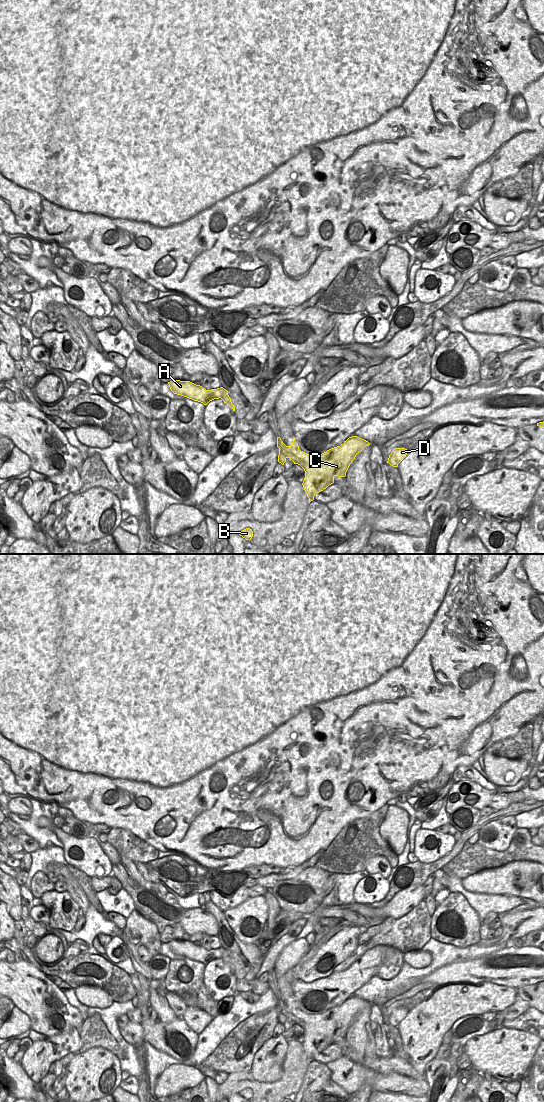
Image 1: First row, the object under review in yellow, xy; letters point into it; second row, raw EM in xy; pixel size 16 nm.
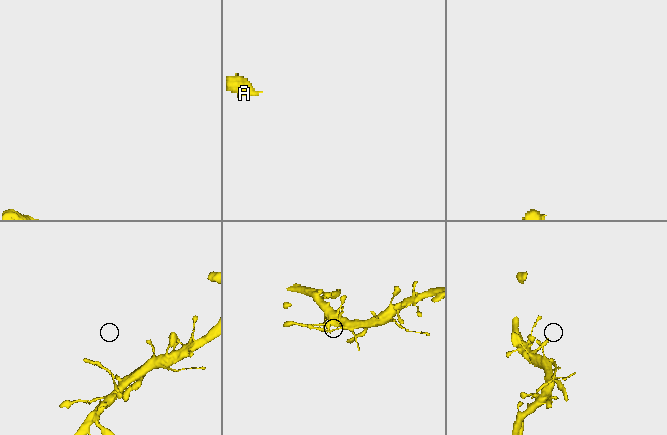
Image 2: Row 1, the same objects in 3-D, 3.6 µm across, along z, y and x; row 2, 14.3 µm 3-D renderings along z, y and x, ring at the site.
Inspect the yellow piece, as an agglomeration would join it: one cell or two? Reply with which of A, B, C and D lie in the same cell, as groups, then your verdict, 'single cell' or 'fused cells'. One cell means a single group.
A B C D; single cell

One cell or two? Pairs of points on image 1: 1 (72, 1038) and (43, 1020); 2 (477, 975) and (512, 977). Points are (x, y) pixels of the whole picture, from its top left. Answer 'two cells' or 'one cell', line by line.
1: two cells
2: one cell

